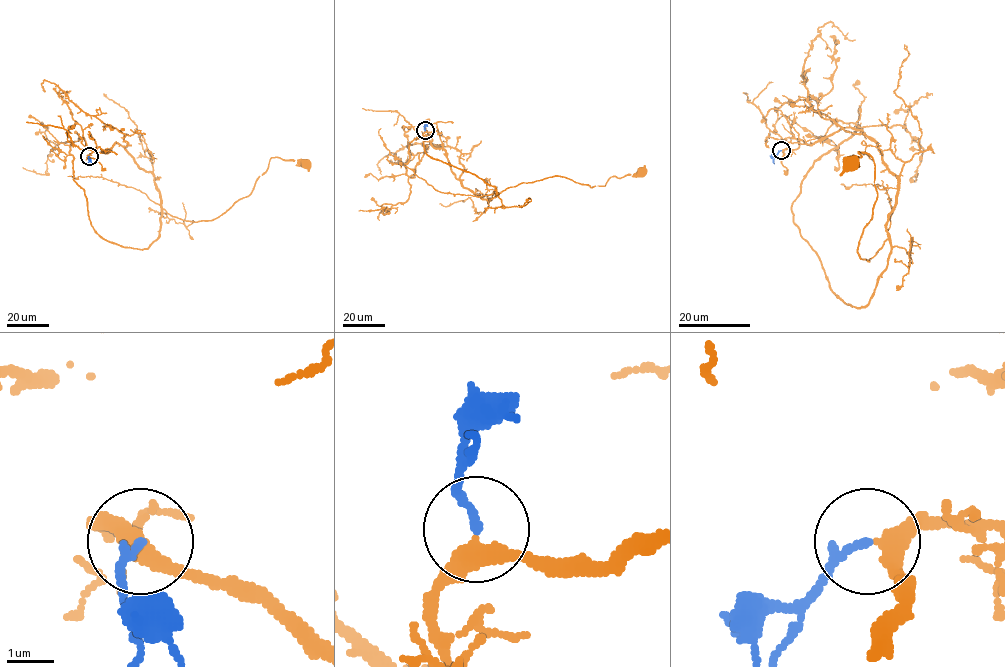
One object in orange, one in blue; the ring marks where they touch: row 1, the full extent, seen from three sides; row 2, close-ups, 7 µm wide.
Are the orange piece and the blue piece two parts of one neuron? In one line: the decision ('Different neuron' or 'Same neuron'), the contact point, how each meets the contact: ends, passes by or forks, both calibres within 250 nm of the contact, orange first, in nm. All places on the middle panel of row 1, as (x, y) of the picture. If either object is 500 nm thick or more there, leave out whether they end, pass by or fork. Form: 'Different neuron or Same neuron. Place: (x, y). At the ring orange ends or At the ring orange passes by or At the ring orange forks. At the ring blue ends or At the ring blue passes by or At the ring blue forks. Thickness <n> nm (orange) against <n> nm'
Same neuron. Place: (425, 130). At the ring orange passes by. At the ring blue ends. Thickness 360 nm (orange) against 170 nm

